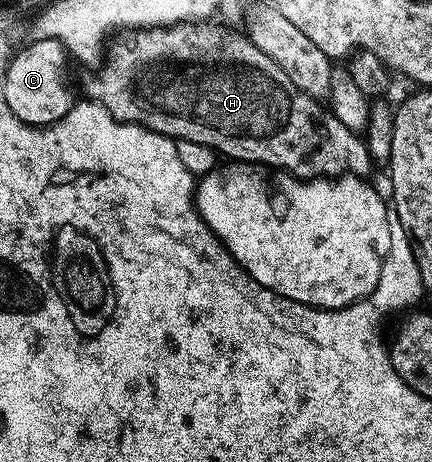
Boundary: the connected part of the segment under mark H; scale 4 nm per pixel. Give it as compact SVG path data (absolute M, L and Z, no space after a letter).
M192 22L172 24L169 28L127 30L116 35L110 41L103 63L90 73L86 99L105 106L115 120L124 124L140 124L176 142L188 140L203 148L216 148L231 162L266 166L305 180L348 174L370 177L373 161L366 143L341 126L335 116L326 111L315 112L316 101L293 86L289 74L269 54L261 54L250 38L223 28L218 28L215 22Z

